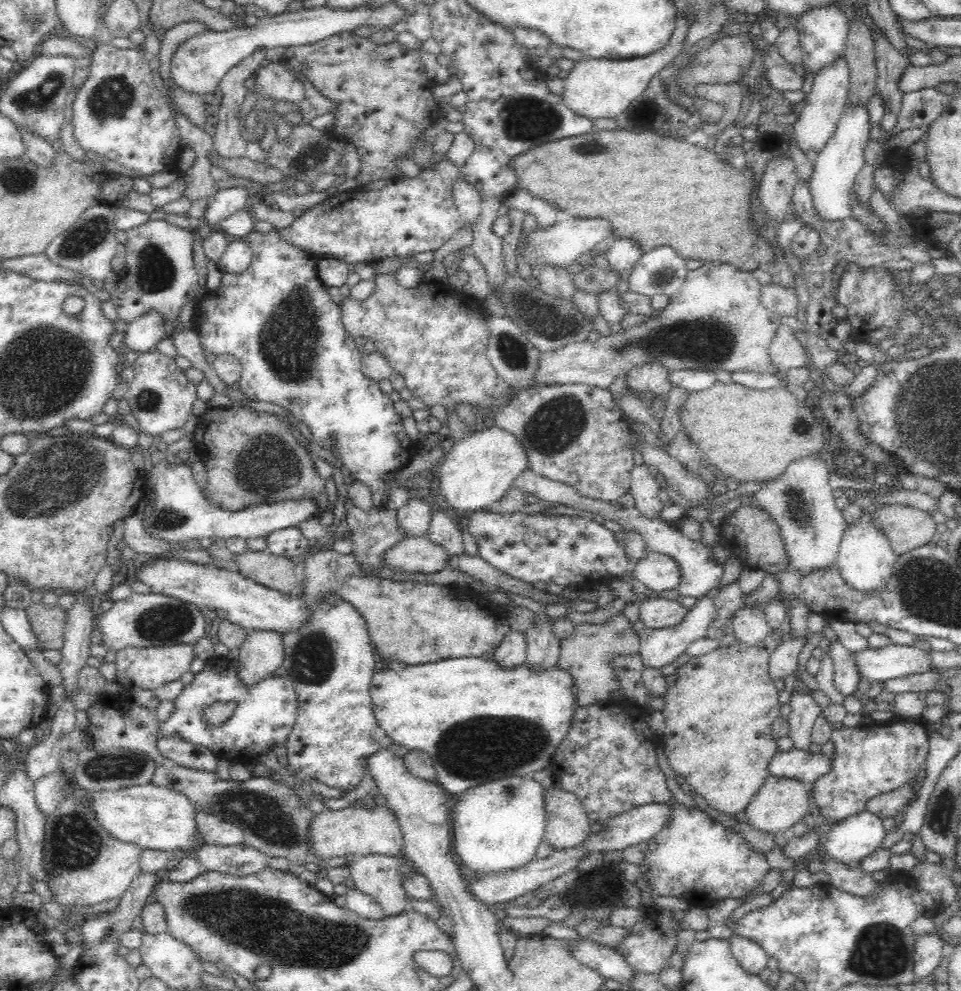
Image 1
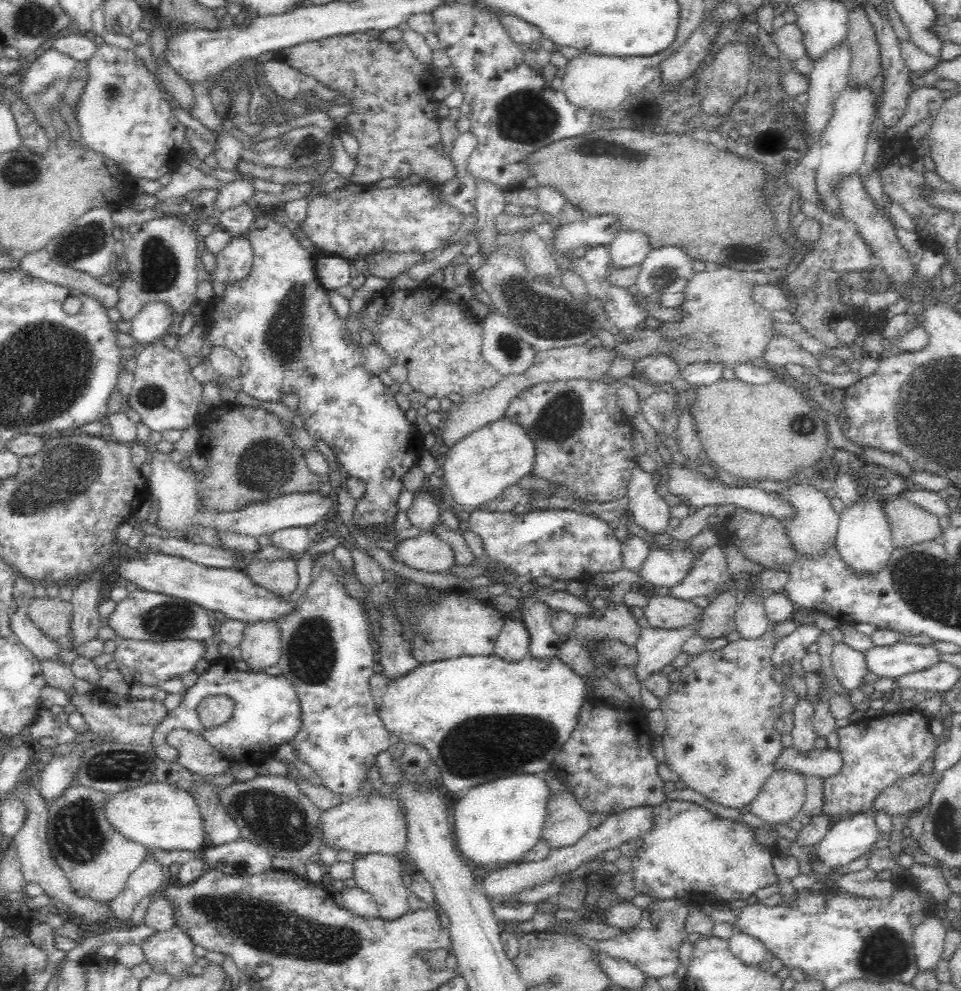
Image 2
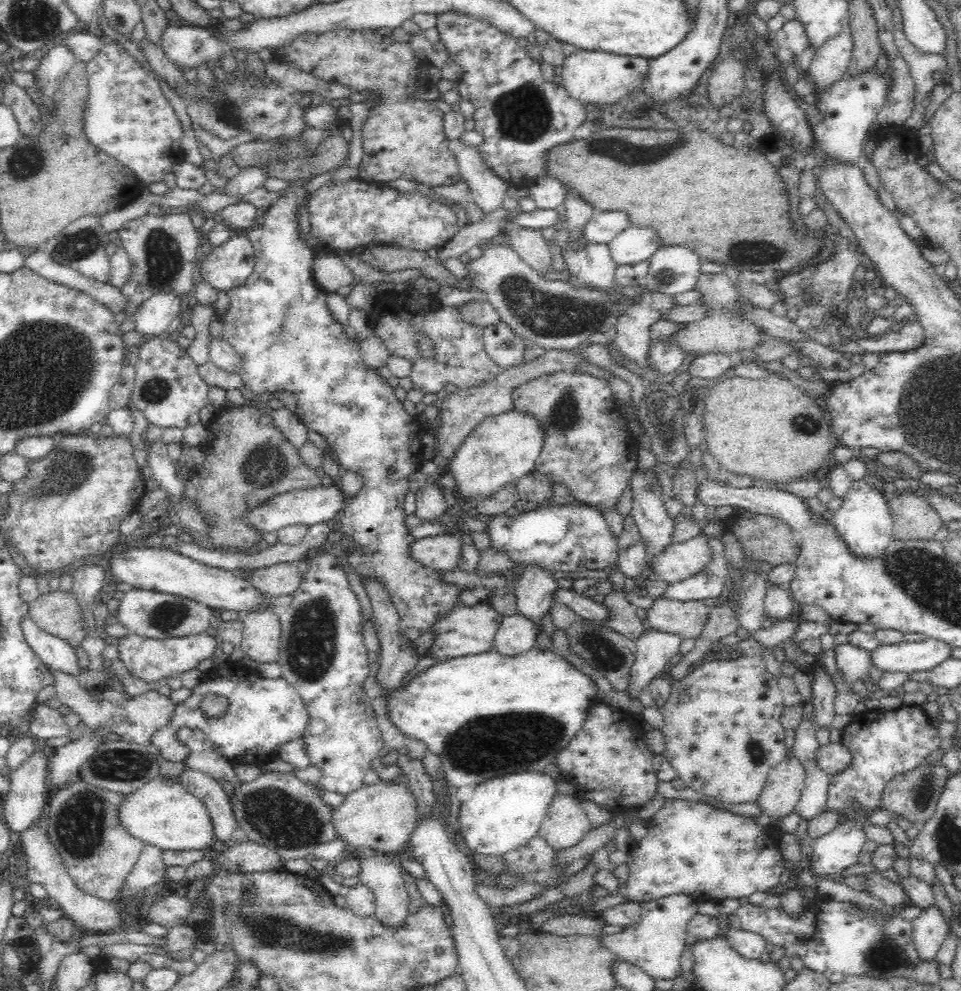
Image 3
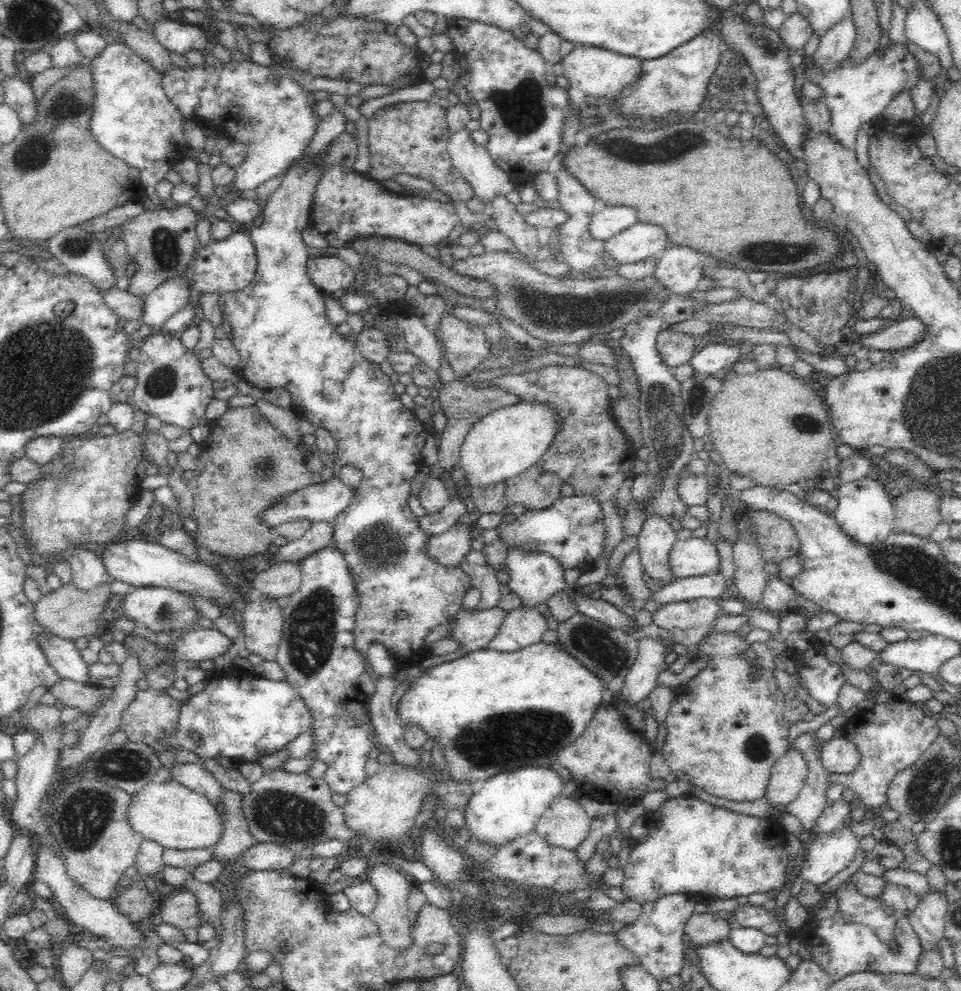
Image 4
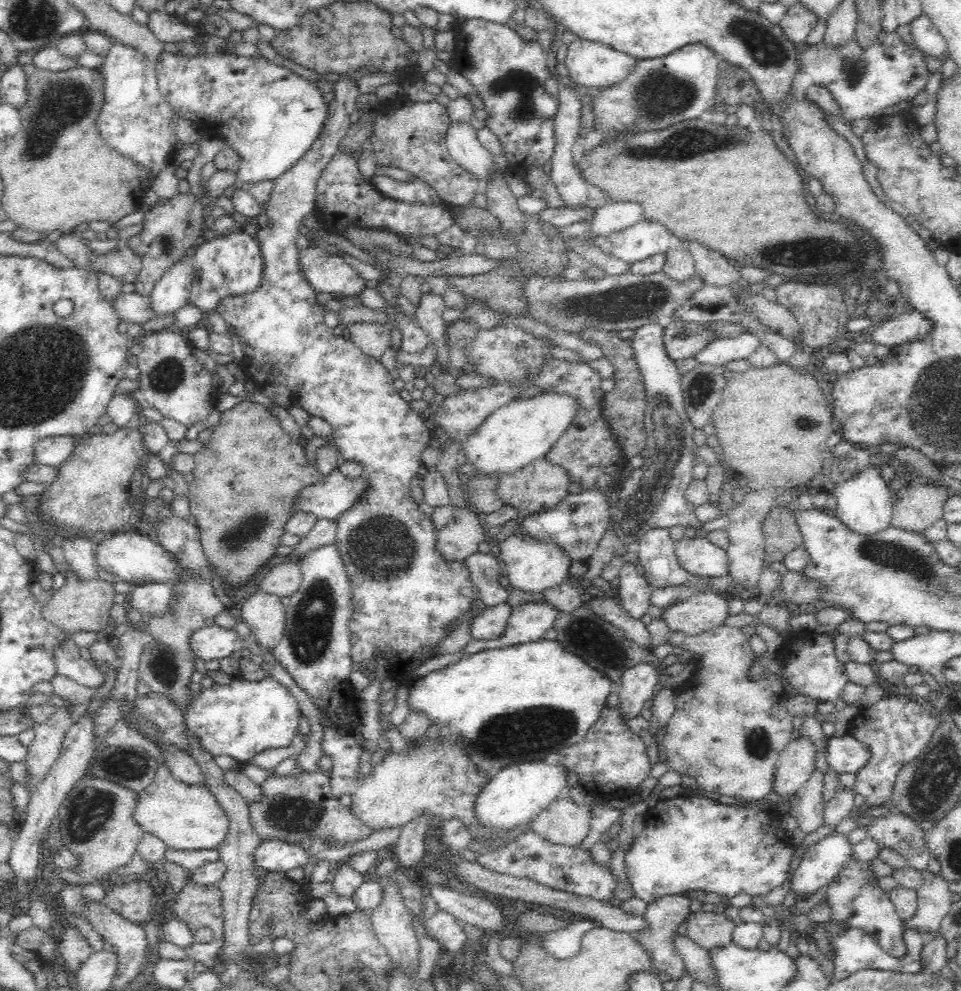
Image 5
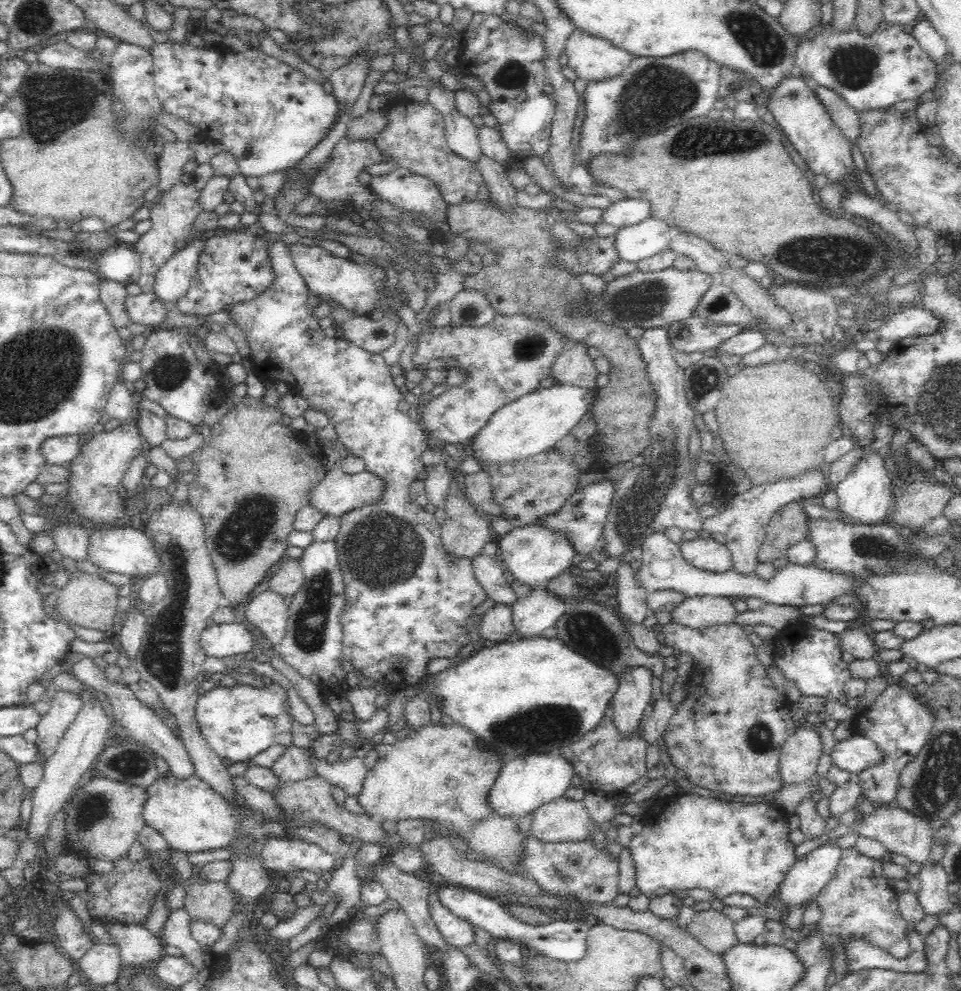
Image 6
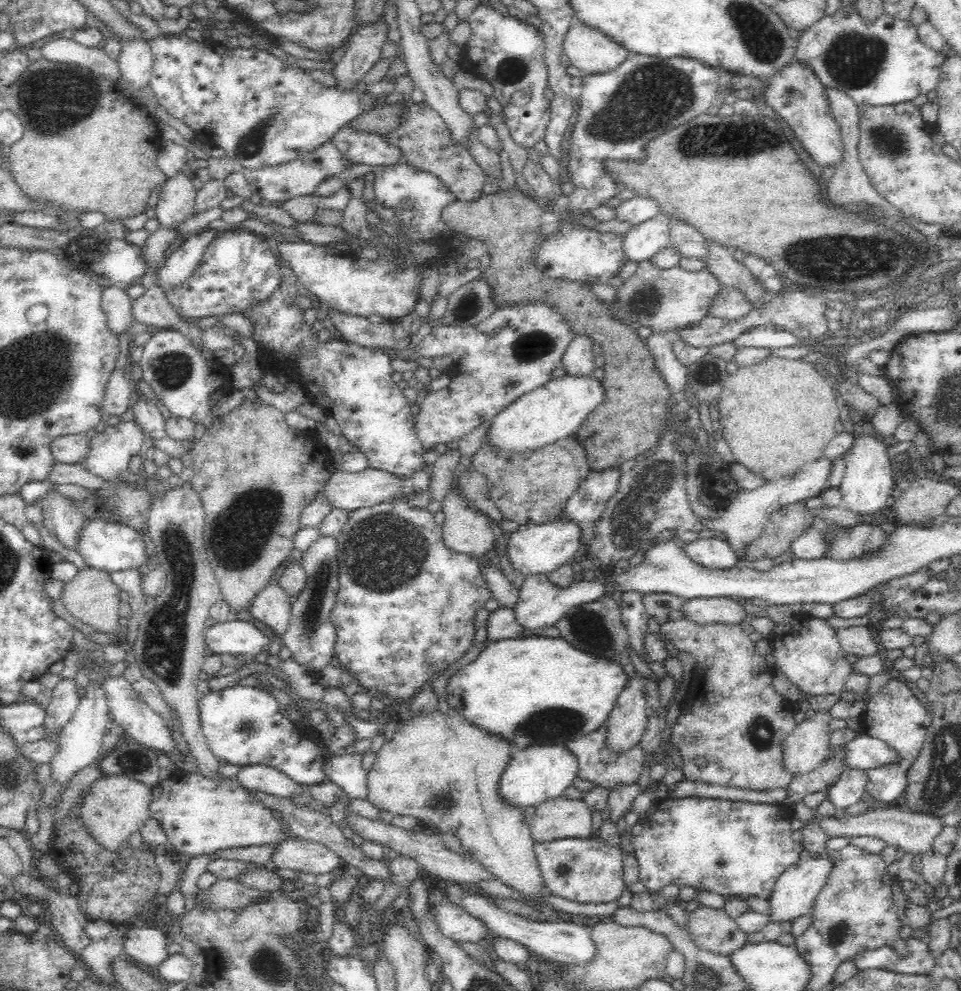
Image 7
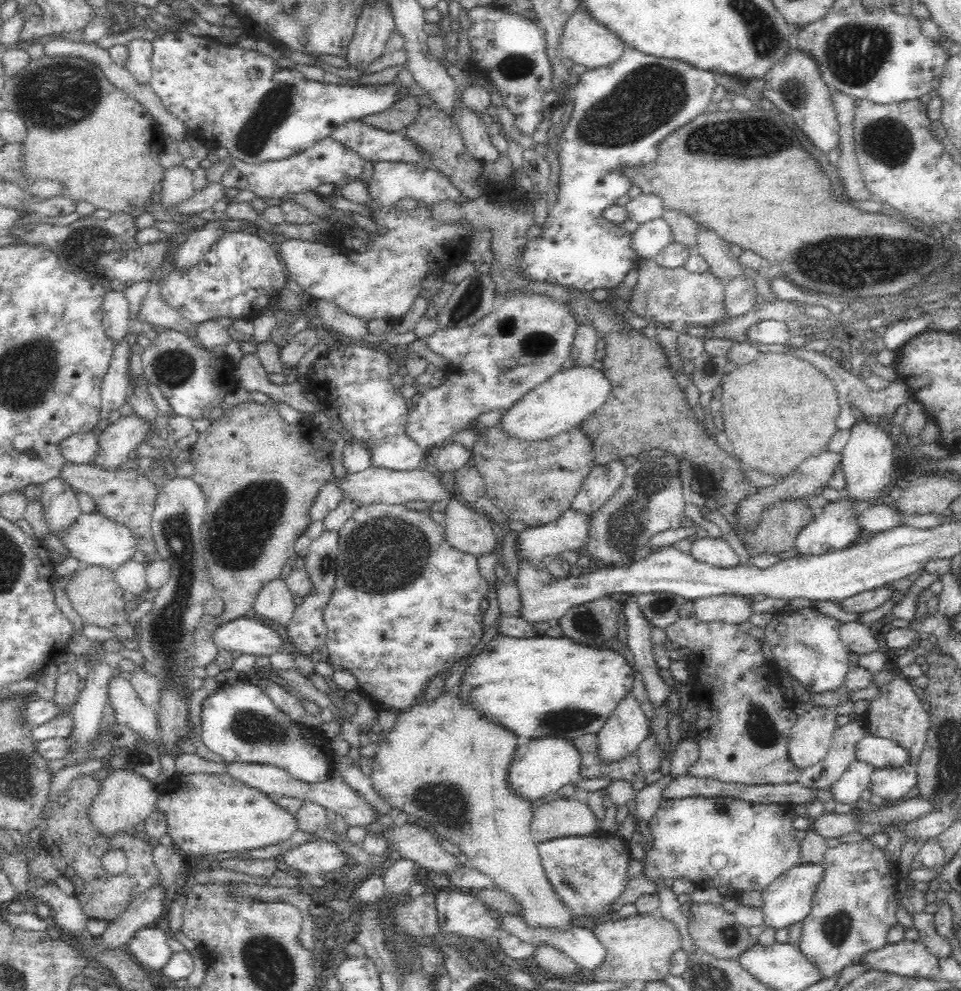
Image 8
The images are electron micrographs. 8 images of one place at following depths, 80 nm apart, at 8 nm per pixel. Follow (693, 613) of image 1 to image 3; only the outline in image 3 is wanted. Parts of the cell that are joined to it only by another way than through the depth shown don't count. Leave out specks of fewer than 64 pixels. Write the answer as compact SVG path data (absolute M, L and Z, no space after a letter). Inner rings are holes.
M655 629L644 631L642 636L635 640L637 651L634 664L631 666L627 680L627 694L631 697L638 698L641 692L649 690L649 683L662 672L667 671L669 660L674 654L679 652L679 645L681 642L682 640L680 638L674 637L668 632L660 632Z

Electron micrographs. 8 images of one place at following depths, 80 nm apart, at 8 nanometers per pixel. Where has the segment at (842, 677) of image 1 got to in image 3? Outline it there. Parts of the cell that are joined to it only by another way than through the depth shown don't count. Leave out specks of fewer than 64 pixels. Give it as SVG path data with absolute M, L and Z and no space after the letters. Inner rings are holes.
M849 642L836 644L834 651L837 668L845 677L848 686L851 686L858 677L866 677L868 669L872 665L870 651Z

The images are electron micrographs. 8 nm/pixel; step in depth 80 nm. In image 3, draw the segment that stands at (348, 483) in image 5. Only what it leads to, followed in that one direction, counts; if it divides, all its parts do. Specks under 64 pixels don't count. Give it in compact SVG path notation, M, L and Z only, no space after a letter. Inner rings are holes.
M335 482L332 486L316 486L306 489L295 489L268 500L262 507L247 513L247 522L272 537L282 526L290 524L306 524L308 526L326 523L329 524L347 506L347 495Z

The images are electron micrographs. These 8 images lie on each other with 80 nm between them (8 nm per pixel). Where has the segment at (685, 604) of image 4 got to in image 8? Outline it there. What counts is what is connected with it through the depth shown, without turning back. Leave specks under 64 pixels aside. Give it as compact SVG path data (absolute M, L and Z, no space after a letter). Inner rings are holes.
M732 594L698 598L693 602L693 614L703 621L739 624L748 621L753 613L751 602L751 598Z

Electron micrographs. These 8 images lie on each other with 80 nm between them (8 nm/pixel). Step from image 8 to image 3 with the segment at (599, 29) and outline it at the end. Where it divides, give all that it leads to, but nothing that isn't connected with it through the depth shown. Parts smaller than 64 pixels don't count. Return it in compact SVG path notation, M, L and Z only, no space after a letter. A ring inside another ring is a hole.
M576 50L563 62L560 84L580 104L614 104L620 96L627 96L644 80L649 59L626 56L600 50Z

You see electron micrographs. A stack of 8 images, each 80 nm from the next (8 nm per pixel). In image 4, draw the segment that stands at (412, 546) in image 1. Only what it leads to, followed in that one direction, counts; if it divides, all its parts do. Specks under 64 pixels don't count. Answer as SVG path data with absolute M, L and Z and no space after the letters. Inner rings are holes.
M469 513L446 532L432 535L428 540L428 553L436 561L454 566L462 562L462 559L472 550L472 539L476 537L476 526L472 522L474 513Z

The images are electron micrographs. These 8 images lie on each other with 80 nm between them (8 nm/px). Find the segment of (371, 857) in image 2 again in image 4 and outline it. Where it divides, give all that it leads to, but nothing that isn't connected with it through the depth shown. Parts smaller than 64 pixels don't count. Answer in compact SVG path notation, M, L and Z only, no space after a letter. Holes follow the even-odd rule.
M376 864L376 868L367 870L364 877L372 881L376 891L378 891L378 900L370 917L373 924L376 925L382 943L396 953L408 953L415 944L413 936L414 923L410 922L408 918L407 905L408 890L412 880L407 875L402 875L400 869L390 867L387 864Z

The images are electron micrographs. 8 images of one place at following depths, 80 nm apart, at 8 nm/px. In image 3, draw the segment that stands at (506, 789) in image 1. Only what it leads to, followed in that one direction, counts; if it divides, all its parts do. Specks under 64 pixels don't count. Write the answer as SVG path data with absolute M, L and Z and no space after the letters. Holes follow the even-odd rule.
M524 769L481 782L471 798L460 806L458 839L462 848L470 855L498 856L525 843L537 834L556 792L556 779L538 769Z

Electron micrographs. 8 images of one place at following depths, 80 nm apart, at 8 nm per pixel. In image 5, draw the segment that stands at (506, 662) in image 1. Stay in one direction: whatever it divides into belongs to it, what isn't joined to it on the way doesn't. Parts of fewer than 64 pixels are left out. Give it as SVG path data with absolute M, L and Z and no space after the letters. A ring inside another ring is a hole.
M546 600L516 604L512 606L506 632L500 638L482 640L471 637L462 649L463 654L471 655L487 648L538 640L544 636L544 632L553 628L561 613L556 605Z

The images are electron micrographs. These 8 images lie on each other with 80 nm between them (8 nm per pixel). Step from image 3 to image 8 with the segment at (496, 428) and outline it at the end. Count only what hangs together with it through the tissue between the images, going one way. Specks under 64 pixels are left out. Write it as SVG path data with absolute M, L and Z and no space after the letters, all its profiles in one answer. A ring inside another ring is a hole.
M597 364L574 365L550 375L503 413L500 421L504 429L521 440L546 440L581 423L602 406L612 392L612 381L603 370L594 368Z

